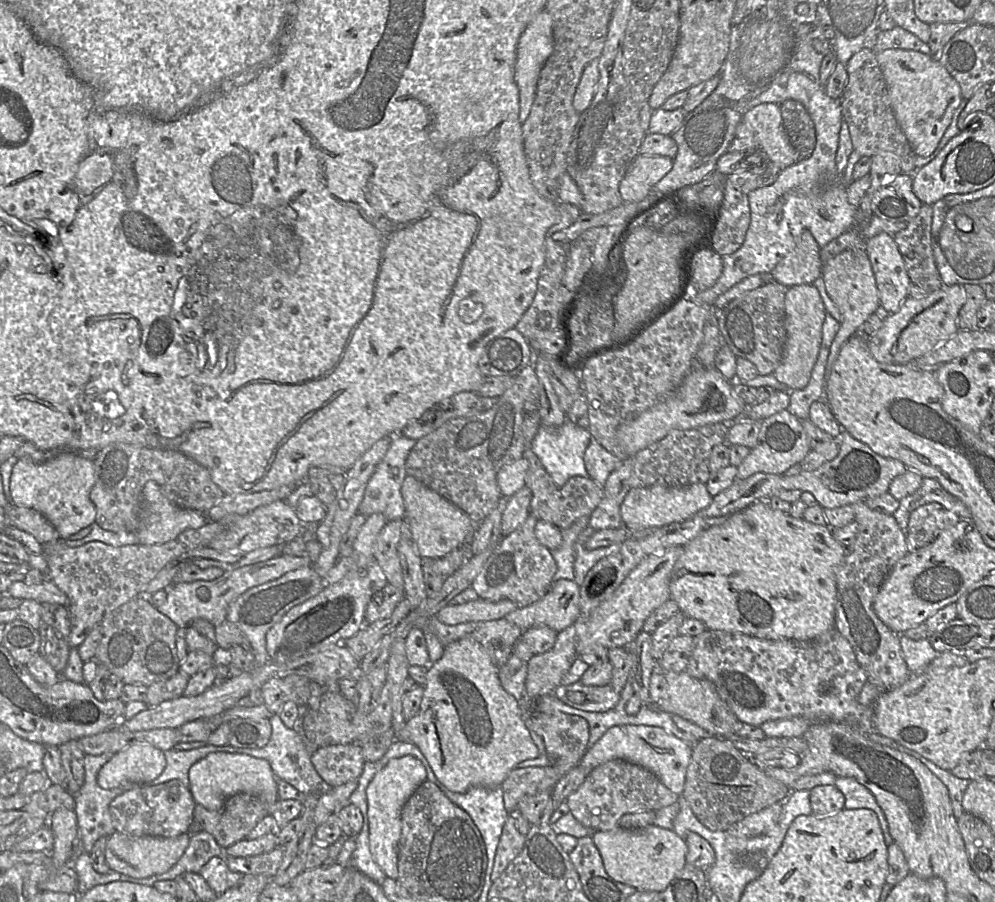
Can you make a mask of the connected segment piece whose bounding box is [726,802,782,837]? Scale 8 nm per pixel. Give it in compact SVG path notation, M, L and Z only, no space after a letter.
M774 803L732 824L726 832L736 837L753 837L763 834L777 822L781 808L781 803Z

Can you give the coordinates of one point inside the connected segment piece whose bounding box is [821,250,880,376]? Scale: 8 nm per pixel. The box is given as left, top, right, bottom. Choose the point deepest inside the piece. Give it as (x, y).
(849, 280)

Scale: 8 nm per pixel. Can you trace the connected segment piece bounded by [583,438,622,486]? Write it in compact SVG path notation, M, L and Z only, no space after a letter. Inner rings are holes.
M593 438L584 452L583 460L588 477L600 486L604 486L610 473L622 461Z

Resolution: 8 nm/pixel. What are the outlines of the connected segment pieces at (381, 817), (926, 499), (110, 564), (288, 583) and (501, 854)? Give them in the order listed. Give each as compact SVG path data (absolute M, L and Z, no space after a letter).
M406 755L389 760L366 788L369 849L374 861L388 878L396 880L398 877L398 844L402 831L402 808L426 780L427 773L421 761L412 755Z
M923 478L920 488L900 500L900 505L893 513L899 527L907 531L911 513L917 508L932 502L939 503L943 508L955 513L962 520L971 520L971 513L967 506L957 497L946 491L943 486L933 478Z
M208 521L199 528L186 529L163 544L114 547L91 541L82 546L70 547L61 538L43 544L43 553L48 563L47 577L69 599L67 608L71 625L70 648L78 648L92 629L111 611L142 595L142 590L168 563L190 550L208 547L222 532L221 521Z
M353 553L339 556L334 566L325 577L321 577L312 568L306 566L290 571L278 579L252 587L236 597L229 605L226 621L239 628L250 642L255 657L255 666L269 662L266 650L266 633L294 606L303 603L320 593L325 587L332 585L355 569Z
M508 817L503 826L499 844L496 849L491 879L495 881L507 866L523 849L527 834L522 834L516 827L516 818Z

